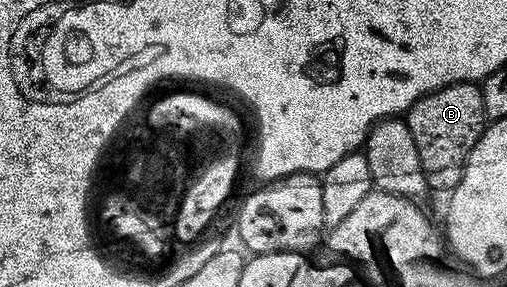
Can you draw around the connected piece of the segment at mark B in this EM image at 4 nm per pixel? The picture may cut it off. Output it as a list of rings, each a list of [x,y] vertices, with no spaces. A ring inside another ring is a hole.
[[[459,81],[456,85],[438,89],[436,93],[426,93],[407,110],[405,120],[417,143],[417,155],[421,155],[428,186],[432,190],[455,189],[457,183],[461,183],[471,148],[483,133],[487,121],[487,113],[483,110],[482,88],[470,81]]]

